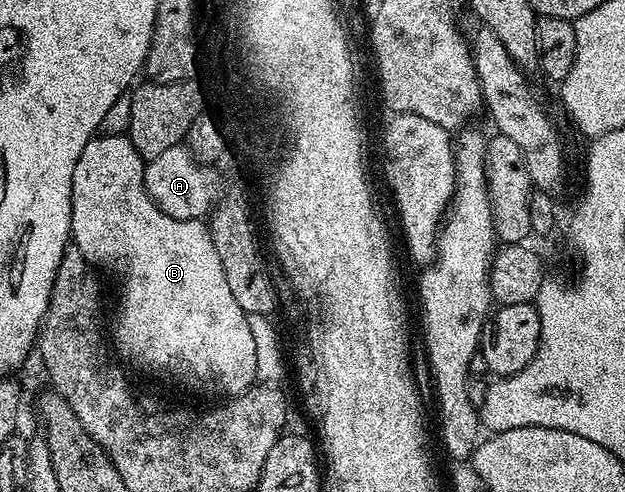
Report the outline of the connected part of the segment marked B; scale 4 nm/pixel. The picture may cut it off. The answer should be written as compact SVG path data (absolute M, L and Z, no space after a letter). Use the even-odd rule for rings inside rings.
M103 132L85 144L81 157L73 168L71 181L71 242L74 249L79 250L83 259L91 263L96 271L108 270L119 281L119 311L115 314L115 346L119 349L118 357L128 358L133 365L140 366L151 374L168 374L180 387L191 382L191 386L200 386L203 390L221 390L227 396L244 394L257 382L257 347L253 344L253 332L249 332L248 314L241 308L241 304L237 304L237 300L233 300L233 292L229 292L225 268L221 268L221 256L217 256L217 248L213 248L210 229L199 220L186 222L173 216L165 216L165 212L157 208L145 188L144 165L145 160L139 155L137 148L133 148L126 133Z

